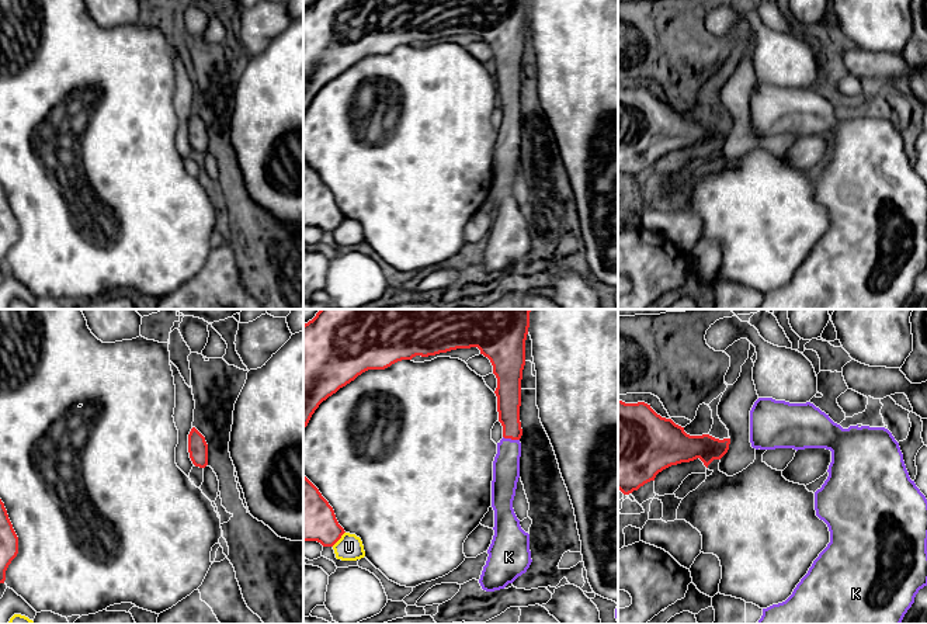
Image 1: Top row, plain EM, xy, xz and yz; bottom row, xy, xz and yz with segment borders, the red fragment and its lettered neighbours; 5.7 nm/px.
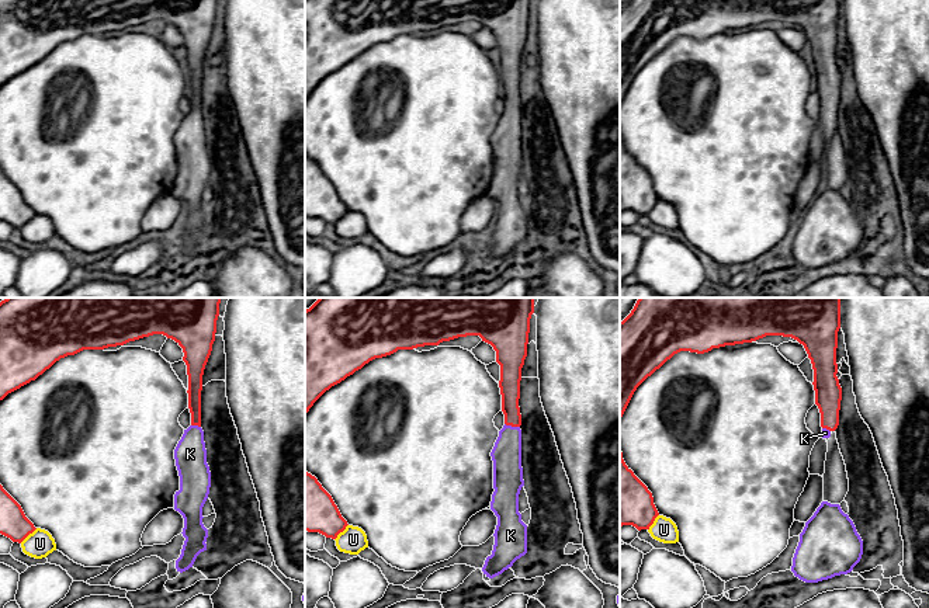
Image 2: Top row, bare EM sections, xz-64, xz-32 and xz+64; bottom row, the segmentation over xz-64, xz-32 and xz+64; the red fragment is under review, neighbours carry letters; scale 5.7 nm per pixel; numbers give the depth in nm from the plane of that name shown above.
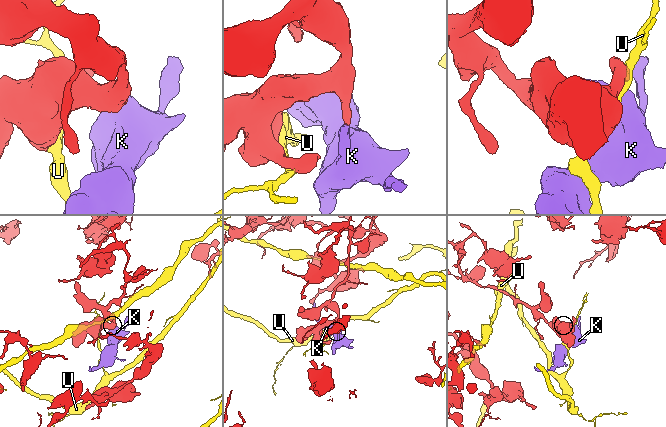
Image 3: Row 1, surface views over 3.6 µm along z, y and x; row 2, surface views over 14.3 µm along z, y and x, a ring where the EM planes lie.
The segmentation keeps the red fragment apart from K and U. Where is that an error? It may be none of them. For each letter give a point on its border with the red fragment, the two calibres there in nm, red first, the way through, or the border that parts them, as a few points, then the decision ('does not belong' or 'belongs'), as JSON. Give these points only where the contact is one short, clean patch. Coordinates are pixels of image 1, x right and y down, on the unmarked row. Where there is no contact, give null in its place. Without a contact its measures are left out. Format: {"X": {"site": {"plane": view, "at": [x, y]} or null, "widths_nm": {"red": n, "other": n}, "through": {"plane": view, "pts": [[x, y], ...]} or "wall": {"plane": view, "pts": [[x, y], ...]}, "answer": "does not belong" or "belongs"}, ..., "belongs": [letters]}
{"K": {"site": {"plane": "xz", "at": [511, 124]}, "widths_nm": {"red": 140, "other": 160}, "through": {"plane": "xz", "pts": [[509, 80], [511, 124], [506, 152]]}, "answer": "belongs"}, "U": {"site": {"plane": "xz", "at": [339, 224]}, "widths_nm": {"red": 300, "other": 150}, "answer": "does not belong"}, "belongs": ["K"]}

